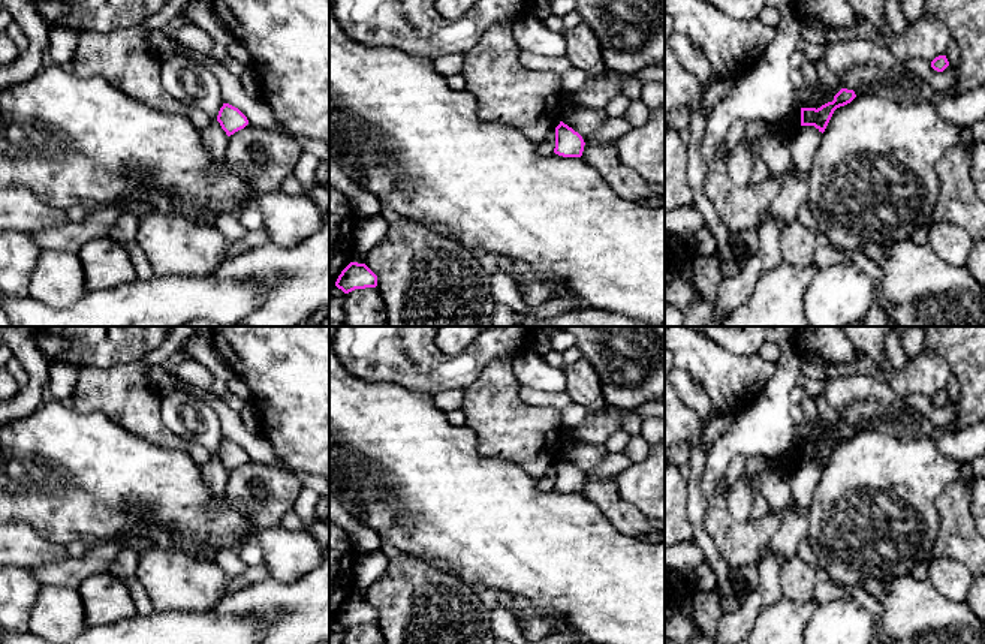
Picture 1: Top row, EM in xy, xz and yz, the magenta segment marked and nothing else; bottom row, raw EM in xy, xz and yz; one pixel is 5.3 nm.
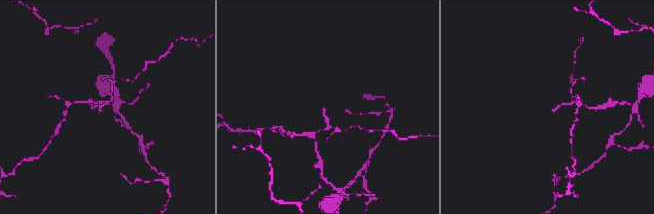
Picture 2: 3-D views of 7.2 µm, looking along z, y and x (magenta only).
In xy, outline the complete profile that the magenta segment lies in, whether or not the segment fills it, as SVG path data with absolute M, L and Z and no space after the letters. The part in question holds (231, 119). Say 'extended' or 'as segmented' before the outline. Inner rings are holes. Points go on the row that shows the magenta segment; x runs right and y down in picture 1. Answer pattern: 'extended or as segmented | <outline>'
as segmented | M223 103L219 111L217 121L228 136L244 129L248 124L247 117L235 106Z

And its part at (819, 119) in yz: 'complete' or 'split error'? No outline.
complete

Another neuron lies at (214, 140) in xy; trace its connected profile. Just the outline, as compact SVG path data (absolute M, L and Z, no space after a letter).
M172 55L162 61L162 84L169 94L201 109L211 120L210 126L202 130L202 141L213 157L208 174L213 180L226 159L228 148L228 135L217 121L219 111L225 103L217 76L193 58Z

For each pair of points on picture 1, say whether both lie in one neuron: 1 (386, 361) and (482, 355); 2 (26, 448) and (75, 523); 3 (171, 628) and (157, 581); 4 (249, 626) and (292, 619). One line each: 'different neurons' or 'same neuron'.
1: same neuron
2: same neuron
3: different neurons
4: different neurons

